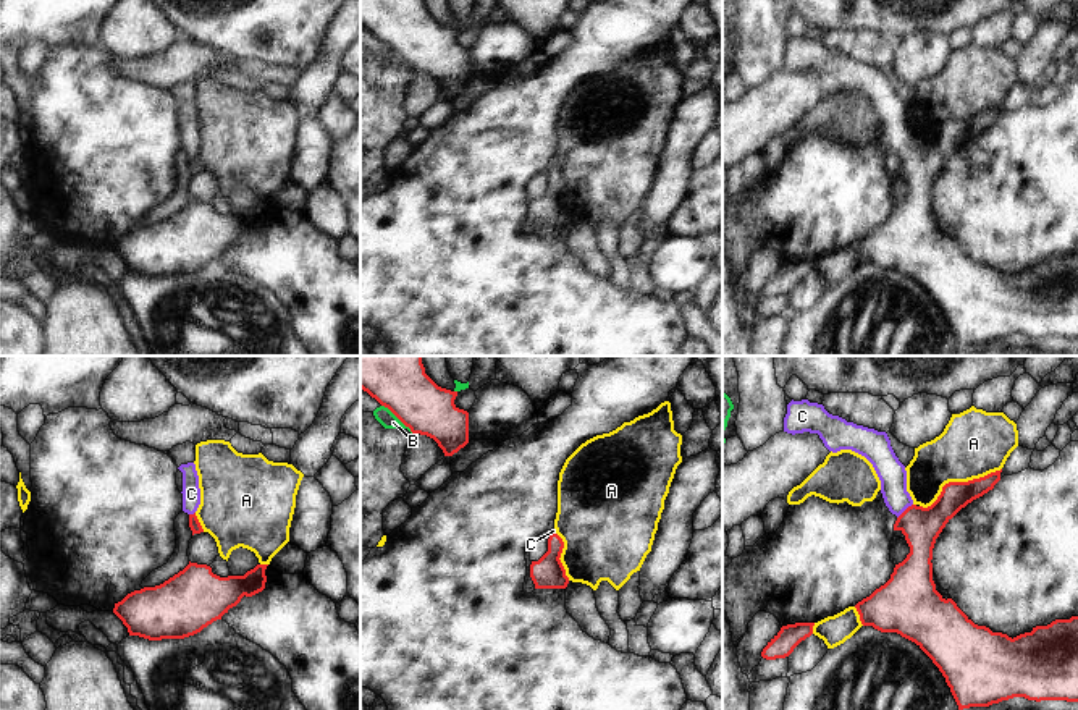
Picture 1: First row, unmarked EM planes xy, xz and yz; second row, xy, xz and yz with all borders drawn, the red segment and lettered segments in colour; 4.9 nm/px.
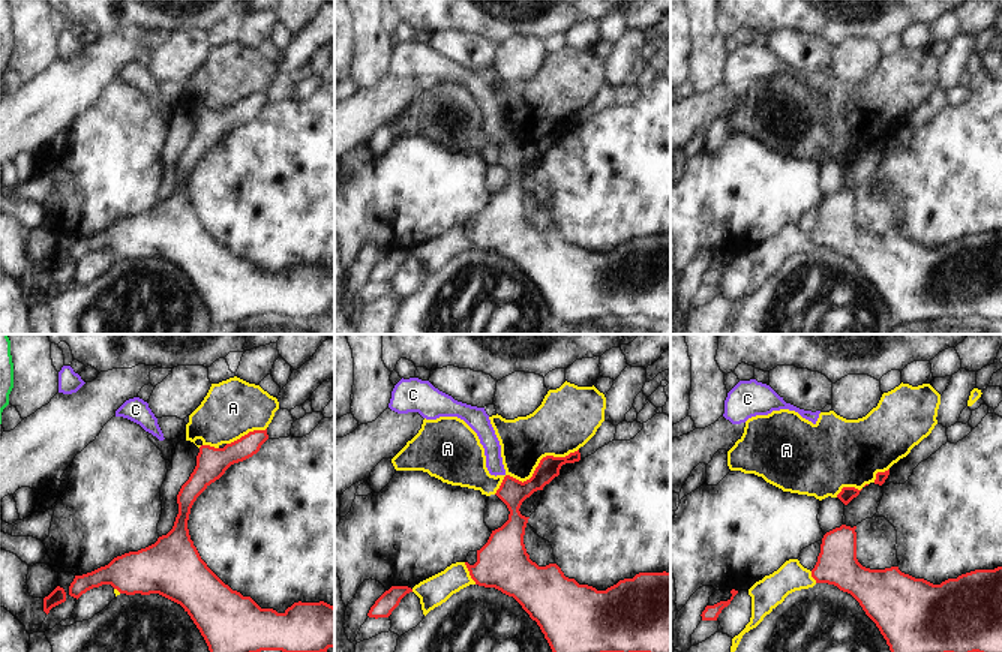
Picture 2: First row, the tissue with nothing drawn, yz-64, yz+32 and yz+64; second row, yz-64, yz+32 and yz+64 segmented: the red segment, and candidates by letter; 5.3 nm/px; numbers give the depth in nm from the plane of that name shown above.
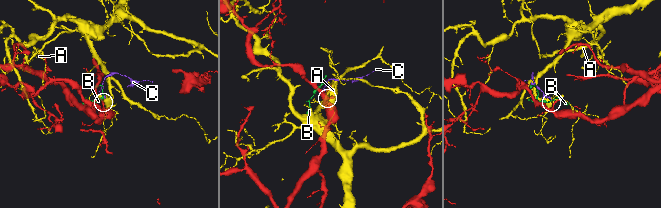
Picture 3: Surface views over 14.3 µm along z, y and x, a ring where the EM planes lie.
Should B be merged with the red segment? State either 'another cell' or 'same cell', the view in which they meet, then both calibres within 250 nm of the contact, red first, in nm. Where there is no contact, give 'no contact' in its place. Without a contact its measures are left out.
another cell; contact in xz; calibres 320 and 80 nm

